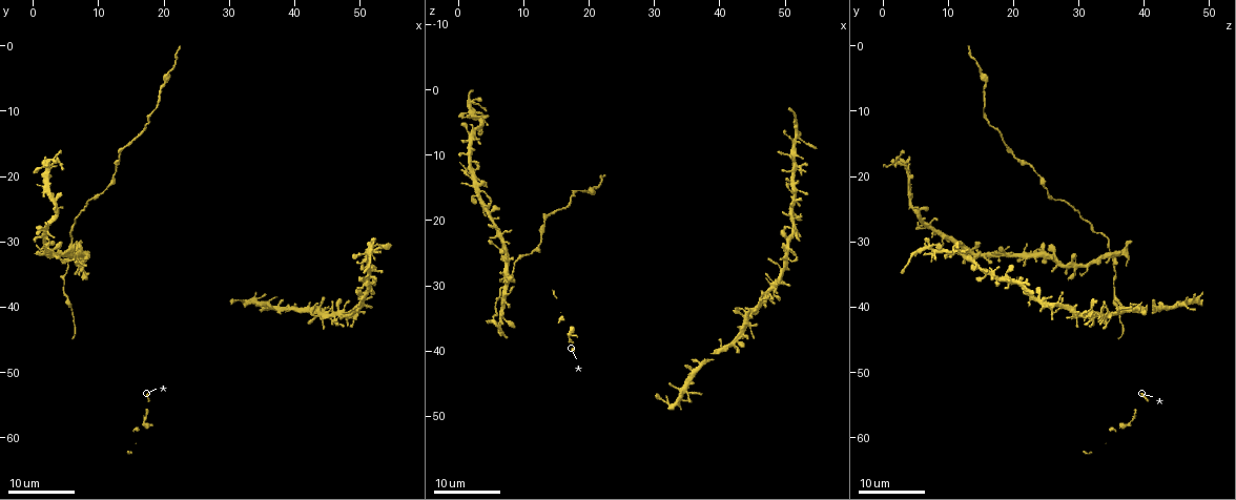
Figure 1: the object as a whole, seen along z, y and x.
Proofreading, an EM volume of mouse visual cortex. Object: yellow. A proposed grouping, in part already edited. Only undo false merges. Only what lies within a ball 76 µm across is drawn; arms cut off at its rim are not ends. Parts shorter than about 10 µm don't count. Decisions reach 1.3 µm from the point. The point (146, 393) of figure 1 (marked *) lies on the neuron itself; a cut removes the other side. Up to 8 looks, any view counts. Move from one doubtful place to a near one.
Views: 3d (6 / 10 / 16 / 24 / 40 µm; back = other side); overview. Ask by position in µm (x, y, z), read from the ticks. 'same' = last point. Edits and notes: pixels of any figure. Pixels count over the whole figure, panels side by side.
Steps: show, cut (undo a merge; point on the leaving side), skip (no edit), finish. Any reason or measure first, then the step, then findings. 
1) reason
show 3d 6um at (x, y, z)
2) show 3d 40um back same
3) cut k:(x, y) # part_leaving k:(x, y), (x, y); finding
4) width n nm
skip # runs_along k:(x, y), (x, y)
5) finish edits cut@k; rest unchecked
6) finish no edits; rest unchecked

thick turns thin
show 3d 24um at (39.0, 40.5, 40.5)

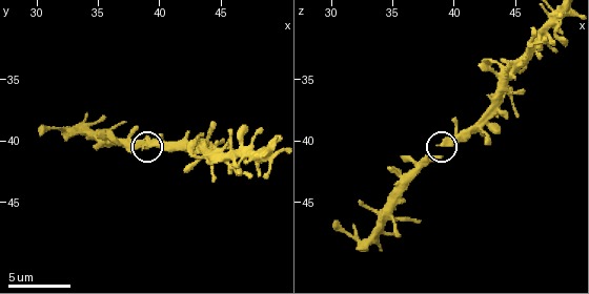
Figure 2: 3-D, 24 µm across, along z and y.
show 3d 6um at (39.0, 40.4, 40.2)

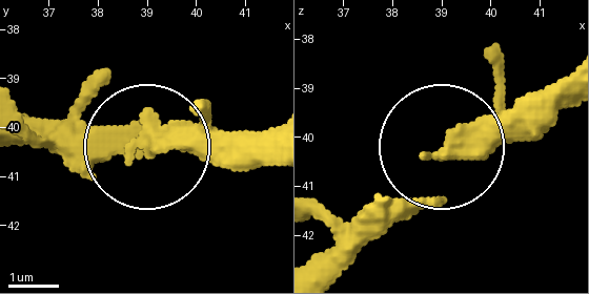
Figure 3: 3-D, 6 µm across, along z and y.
width 490 nm
skip # continuous, no second neuron

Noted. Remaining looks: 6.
three-way junction
show 3d 24um at (43.5, 40.5, 36.5)

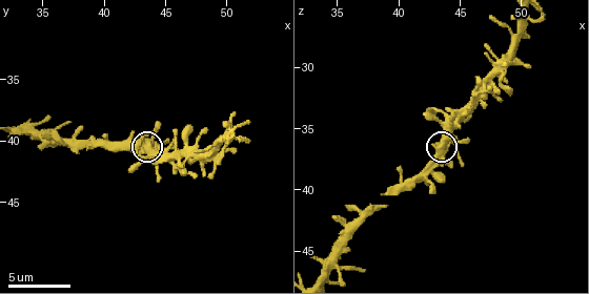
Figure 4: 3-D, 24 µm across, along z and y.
show 3d 6um at (43.4, 40.6, 36.4)

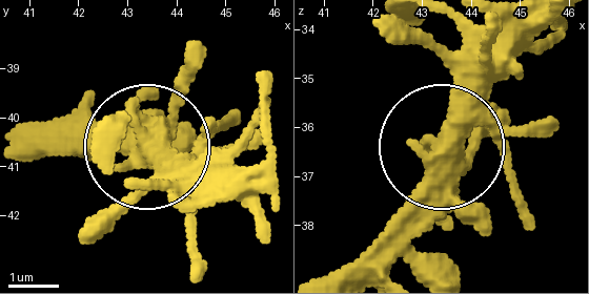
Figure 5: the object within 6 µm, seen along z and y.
other side
show 3d 6um back same

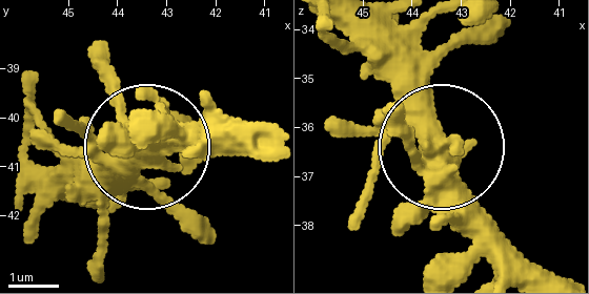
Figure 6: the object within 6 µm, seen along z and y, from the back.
width 400 nm
skip # one neuron here

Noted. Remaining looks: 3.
calibre changes
show 3d 24um at (9.0, 24.0, 26.0)

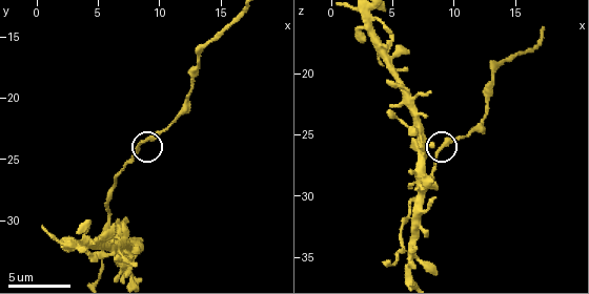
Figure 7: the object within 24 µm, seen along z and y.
zoom in
show 3d 6um at (8.6, 23.4, 26.6)

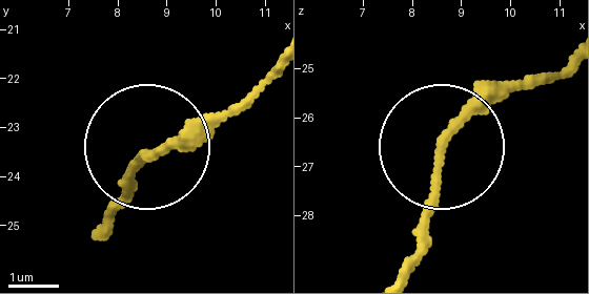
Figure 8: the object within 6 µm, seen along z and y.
width 180 nm
skip # runs_along 8:(403, 267), (435, 204), (444, 146), (524, 83); all the same neuron

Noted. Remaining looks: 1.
finish no edits; rest unchecked

